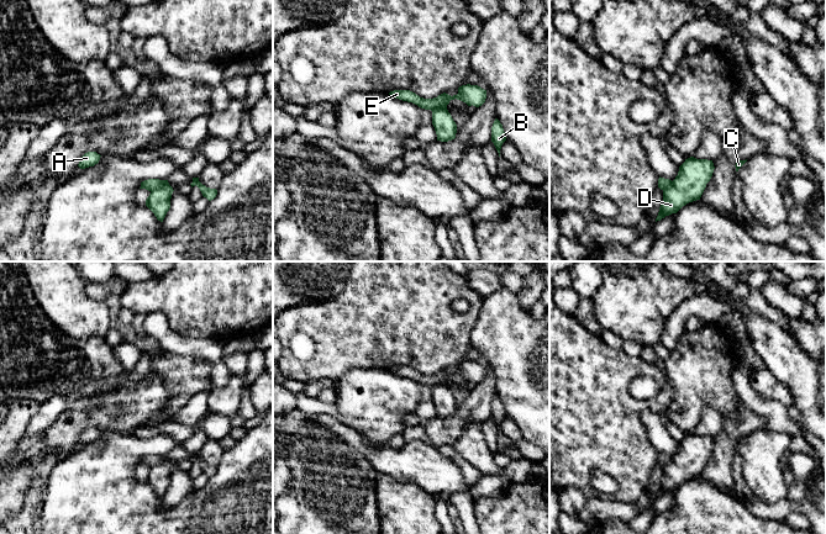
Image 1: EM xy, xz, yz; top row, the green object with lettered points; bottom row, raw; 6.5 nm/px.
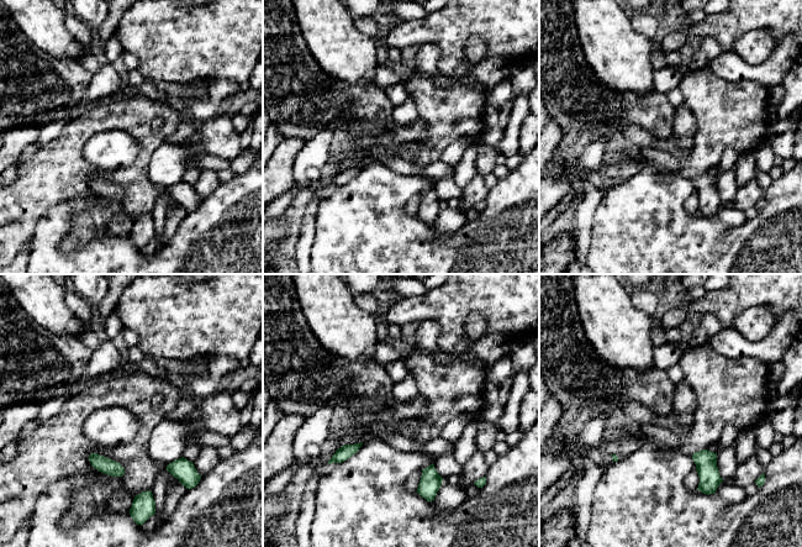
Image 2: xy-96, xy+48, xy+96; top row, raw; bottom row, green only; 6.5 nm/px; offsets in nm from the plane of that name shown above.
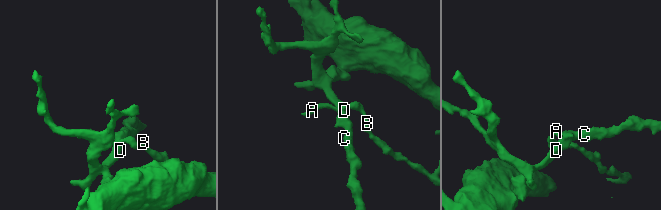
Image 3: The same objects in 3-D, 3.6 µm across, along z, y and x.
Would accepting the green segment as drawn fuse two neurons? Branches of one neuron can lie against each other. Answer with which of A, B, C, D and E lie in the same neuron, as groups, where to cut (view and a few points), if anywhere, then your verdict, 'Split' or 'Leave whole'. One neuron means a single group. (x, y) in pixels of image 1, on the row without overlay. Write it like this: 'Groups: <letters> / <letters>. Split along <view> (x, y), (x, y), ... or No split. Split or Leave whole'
Groups: A B E / C D. Split along xy (168, 460), (154, 464), (151, 468). Split

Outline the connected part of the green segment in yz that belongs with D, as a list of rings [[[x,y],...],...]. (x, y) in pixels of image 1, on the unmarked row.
[[[694,433],[685,435],[679,443],[675,455],[663,467],[663,479],[656,498],[665,492],[677,490],[686,480],[700,476],[714,445],[712,437],[696,435]]]

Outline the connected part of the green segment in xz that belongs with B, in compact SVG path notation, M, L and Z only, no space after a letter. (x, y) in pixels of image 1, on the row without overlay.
M495 395L493 403L491 403L491 418L494 419L499 429L499 433L500 433L501 422L505 417L506 417L506 413L505 413L503 401L500 400L498 395Z

